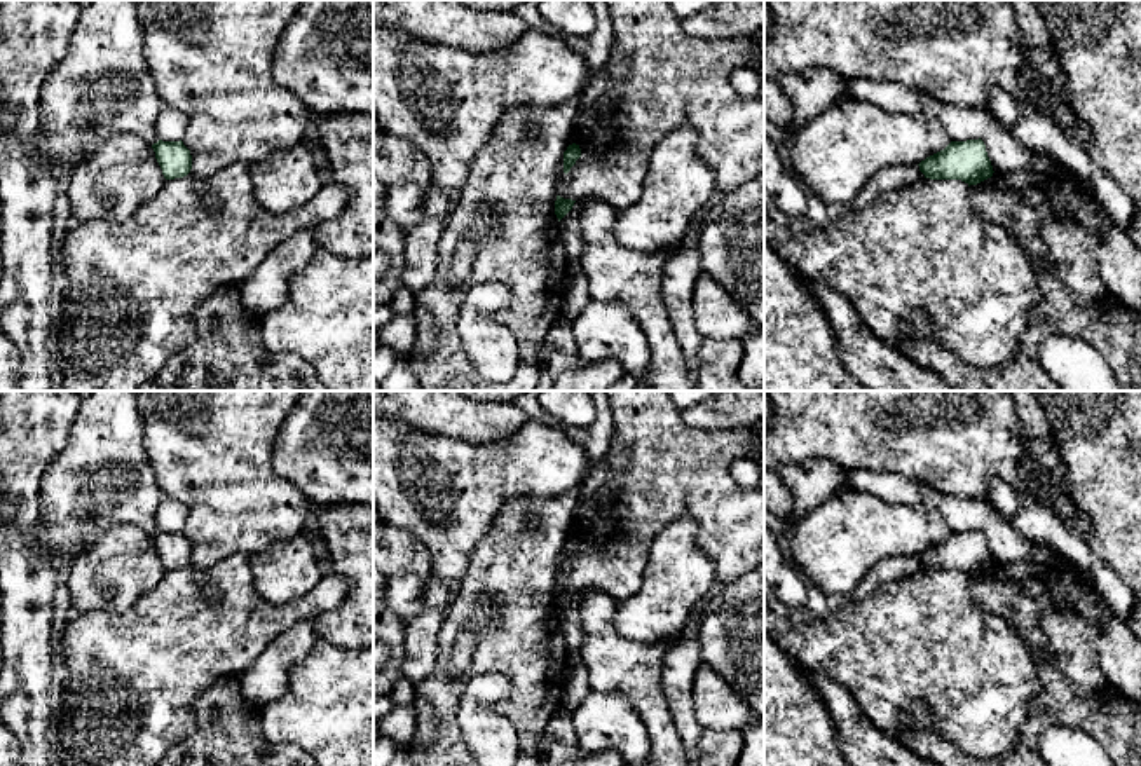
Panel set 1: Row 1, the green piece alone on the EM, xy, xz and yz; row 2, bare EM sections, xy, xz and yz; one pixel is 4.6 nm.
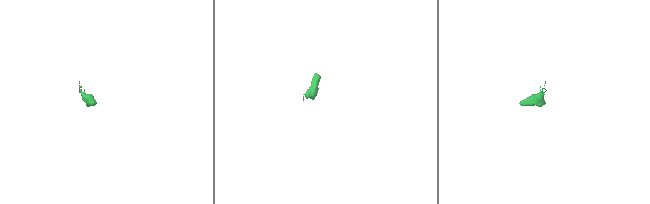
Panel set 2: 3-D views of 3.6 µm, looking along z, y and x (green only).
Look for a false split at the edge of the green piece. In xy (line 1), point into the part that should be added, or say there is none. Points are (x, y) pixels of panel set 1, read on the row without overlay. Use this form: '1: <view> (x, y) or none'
1: none

